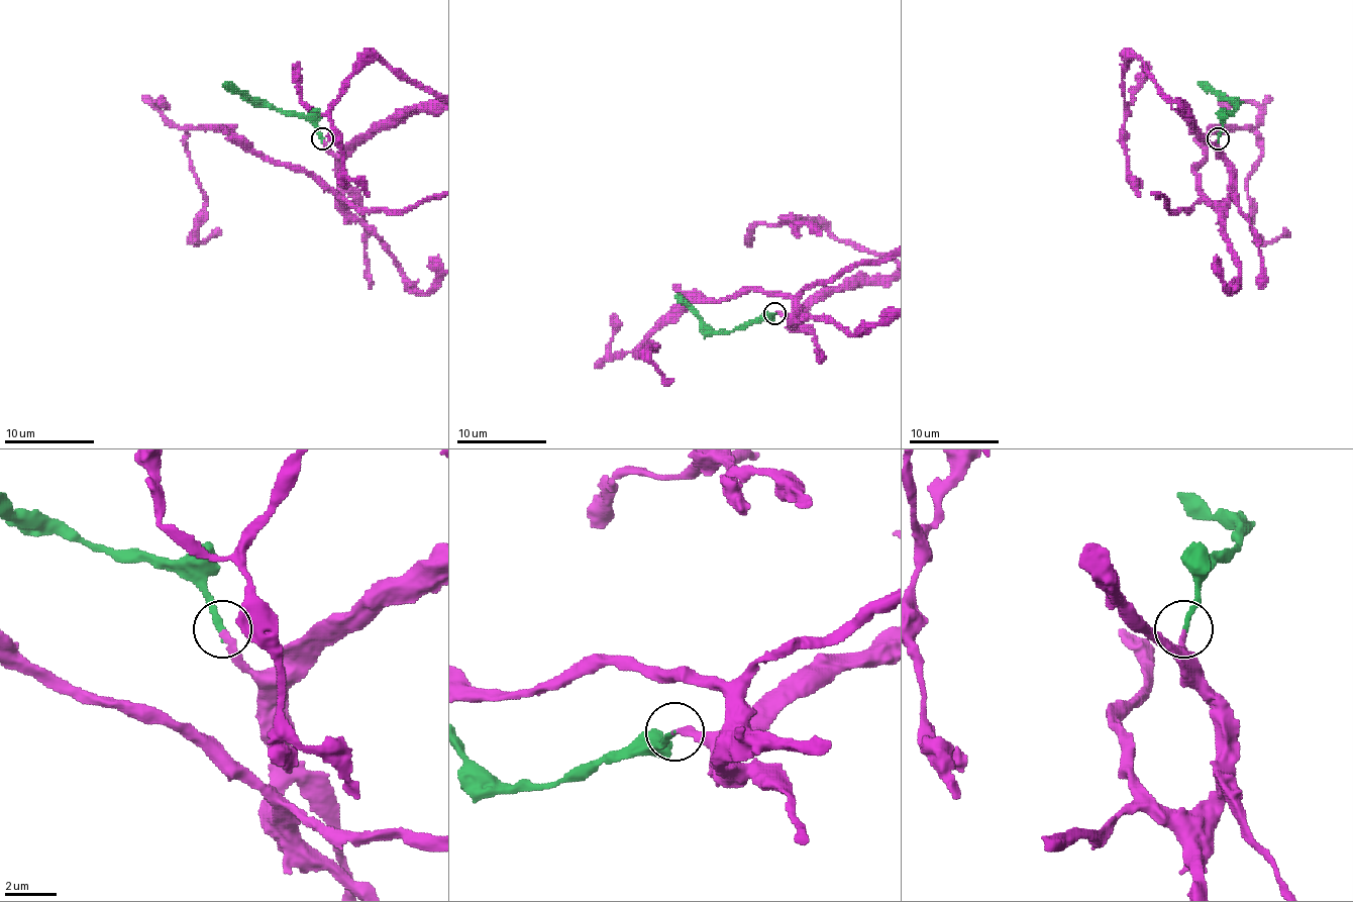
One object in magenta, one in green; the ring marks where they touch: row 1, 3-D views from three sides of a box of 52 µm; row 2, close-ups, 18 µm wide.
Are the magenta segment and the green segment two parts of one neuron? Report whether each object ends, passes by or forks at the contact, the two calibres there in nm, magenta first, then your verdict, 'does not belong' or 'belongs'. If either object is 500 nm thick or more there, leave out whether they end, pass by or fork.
magenta ends there; green ends there; 200 nm thick on the magenta side, 200 nm on the other; belongs

